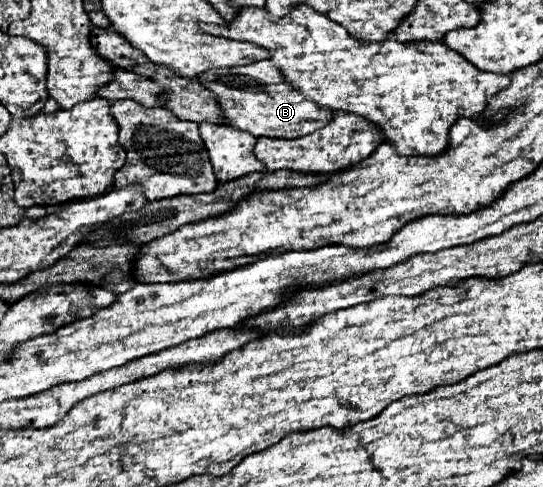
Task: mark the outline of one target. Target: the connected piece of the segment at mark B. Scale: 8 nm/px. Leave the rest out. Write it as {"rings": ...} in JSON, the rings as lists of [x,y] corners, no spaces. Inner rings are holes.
{"rings":[[[267,59],[253,61],[249,65],[225,67],[225,69],[209,69],[195,77],[205,89],[215,95],[215,101],[221,109],[221,117],[227,125],[247,131],[253,137],[273,137],[273,139],[297,139],[309,135],[331,121],[331,109],[319,109],[313,101],[305,99],[299,91],[283,81],[283,76],[273,69]],[[280,84],[286,85],[281,87]]]}

